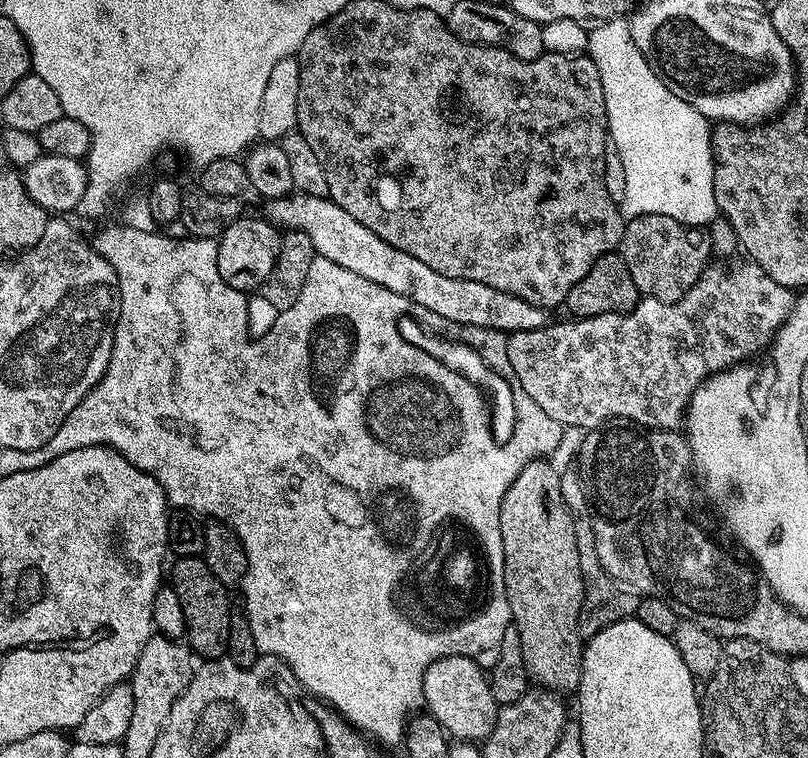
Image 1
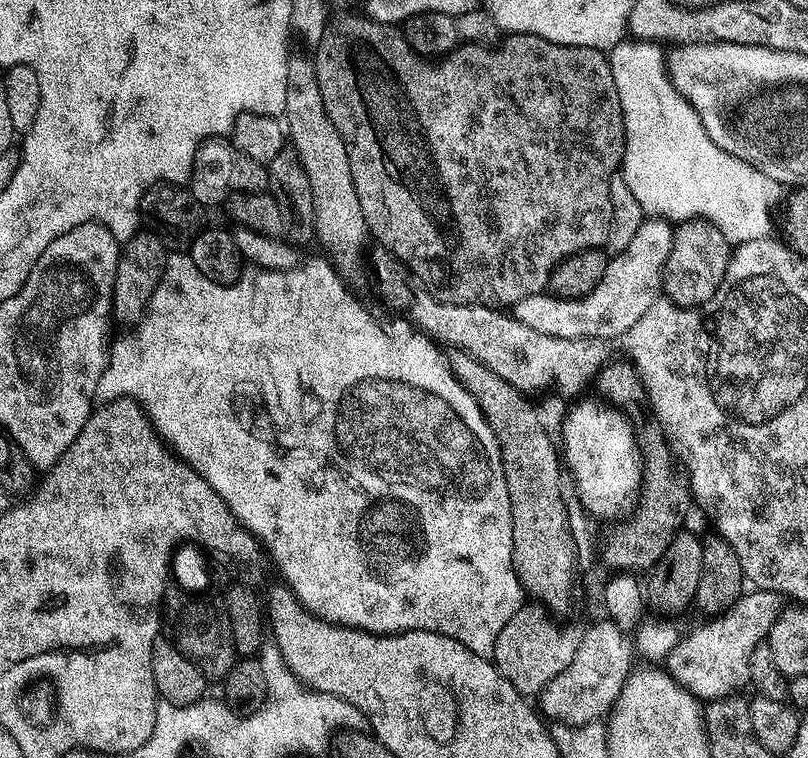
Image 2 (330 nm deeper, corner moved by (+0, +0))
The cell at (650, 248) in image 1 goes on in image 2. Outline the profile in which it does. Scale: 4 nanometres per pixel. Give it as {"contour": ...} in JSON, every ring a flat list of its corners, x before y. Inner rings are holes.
{"contour":[[681,220,673,227,670,258,666,258,662,273,662,292,679,308,700,308,722,286,726,266,734,248,710,220]]}

